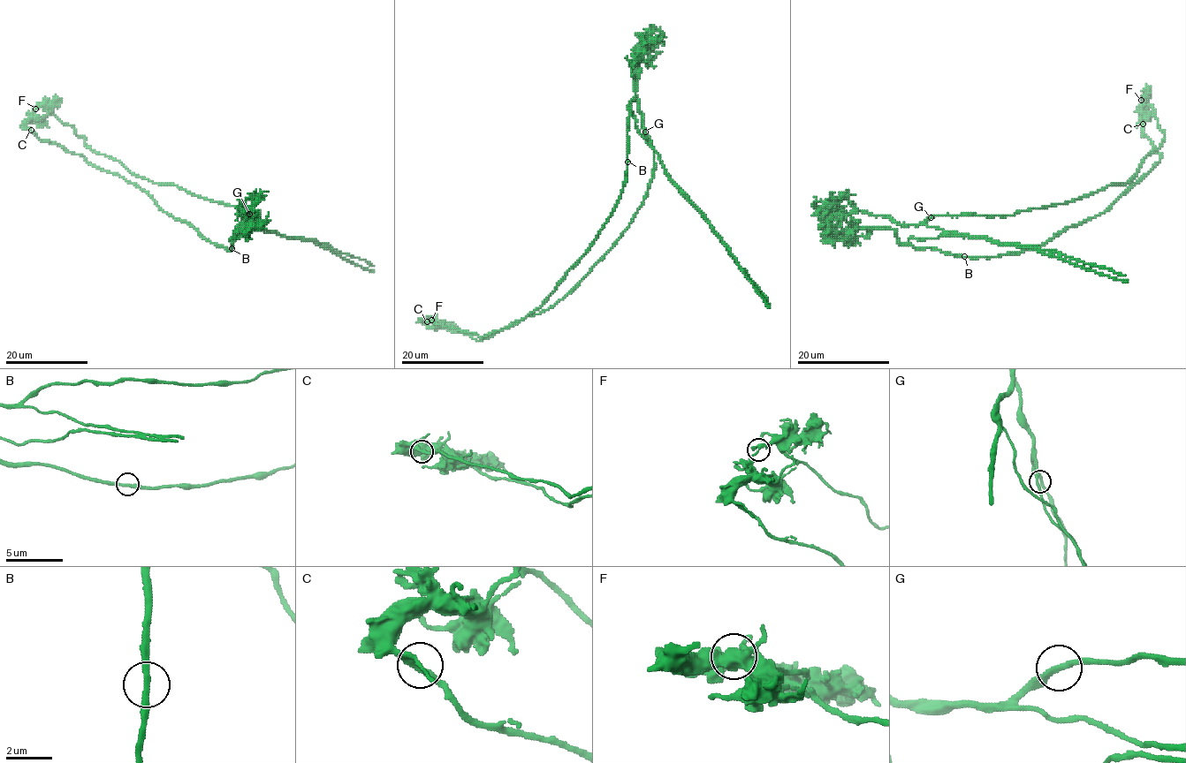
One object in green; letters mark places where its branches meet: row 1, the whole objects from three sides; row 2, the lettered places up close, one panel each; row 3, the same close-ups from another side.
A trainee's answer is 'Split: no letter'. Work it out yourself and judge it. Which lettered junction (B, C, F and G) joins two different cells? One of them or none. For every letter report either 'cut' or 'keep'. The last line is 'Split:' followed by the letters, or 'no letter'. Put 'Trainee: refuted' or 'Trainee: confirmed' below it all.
B: keep
C: keep
F: cut
G: keep
Split: F
Trainee: refuted

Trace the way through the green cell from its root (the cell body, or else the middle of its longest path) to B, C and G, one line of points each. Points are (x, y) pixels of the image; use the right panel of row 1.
B: (1006, 215), (933, 215), (923, 224), (941, 229), (946, 234), (923, 240), (908, 238), (915, 247), (964, 256)
C: (1006, 215), (1068, 203), (1110, 185), (1127, 184), (1142, 161), (1165, 138), (1150, 105), (1143, 112), (1143, 124)
G: (1006, 215), (931, 217)

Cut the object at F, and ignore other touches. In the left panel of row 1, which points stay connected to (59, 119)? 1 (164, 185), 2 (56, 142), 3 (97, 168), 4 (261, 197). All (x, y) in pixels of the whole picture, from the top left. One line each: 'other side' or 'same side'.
1: same side
2: other side
3: other side
4: same side

